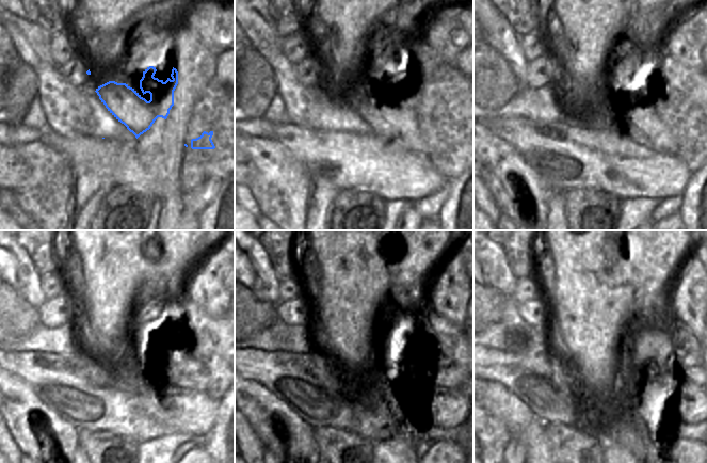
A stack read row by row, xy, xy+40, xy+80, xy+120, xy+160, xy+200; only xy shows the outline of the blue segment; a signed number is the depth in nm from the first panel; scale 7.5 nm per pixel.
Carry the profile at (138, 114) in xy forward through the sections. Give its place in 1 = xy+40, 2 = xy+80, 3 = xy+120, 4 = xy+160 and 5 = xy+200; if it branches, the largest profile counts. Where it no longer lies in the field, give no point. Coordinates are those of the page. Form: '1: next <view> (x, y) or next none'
1: next xy+40 (398, 116)
2: next xy+80 (641, 121)
3: next xy+120 (179, 372)
4: next xy+160 (451, 379)
5: next xy+200 (690, 363)

